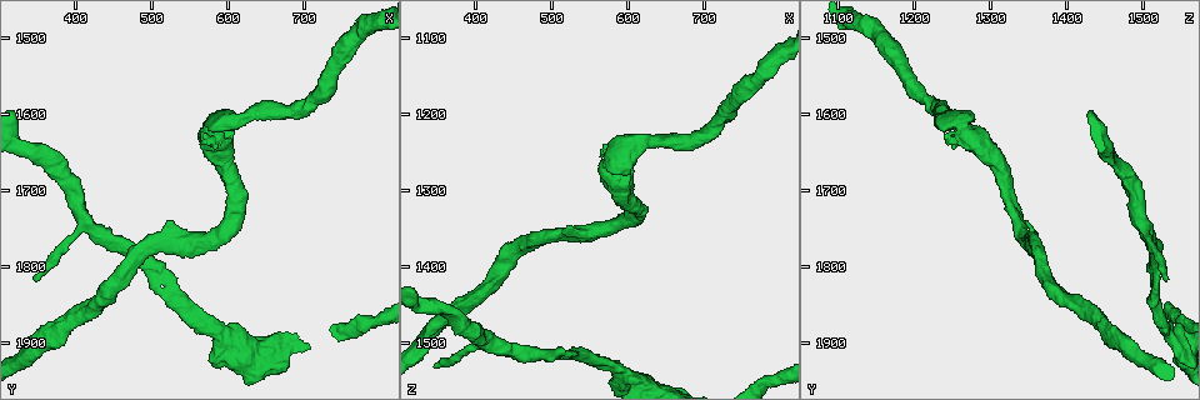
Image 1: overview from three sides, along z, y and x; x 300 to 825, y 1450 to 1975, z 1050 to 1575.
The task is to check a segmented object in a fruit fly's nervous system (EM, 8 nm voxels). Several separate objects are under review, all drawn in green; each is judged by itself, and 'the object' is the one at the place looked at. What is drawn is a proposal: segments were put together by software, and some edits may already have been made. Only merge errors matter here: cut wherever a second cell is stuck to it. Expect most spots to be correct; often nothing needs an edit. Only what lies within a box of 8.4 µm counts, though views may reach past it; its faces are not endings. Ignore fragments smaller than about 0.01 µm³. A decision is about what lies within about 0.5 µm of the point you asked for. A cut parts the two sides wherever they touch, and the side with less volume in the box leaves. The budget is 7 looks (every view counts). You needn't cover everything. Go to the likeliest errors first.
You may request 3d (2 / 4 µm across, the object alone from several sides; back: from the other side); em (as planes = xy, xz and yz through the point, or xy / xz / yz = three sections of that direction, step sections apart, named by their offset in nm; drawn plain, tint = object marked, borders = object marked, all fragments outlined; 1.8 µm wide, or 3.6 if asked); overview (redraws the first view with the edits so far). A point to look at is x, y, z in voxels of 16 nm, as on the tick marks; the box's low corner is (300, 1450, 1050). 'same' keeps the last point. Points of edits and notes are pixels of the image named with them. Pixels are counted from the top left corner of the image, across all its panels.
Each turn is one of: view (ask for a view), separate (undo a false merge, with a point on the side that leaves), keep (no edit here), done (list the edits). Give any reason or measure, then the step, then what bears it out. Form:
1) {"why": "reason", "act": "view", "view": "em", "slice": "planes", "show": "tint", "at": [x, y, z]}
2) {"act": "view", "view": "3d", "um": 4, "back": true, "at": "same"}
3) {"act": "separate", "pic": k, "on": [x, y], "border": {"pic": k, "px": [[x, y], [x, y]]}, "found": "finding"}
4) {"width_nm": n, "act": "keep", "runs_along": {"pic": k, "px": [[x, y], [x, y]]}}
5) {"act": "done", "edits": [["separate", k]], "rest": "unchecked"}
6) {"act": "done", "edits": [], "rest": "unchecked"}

{"why": "calibre changes", "act": "view", "view": "3d", "um": 4, "at": [600, 1900, 1545]}

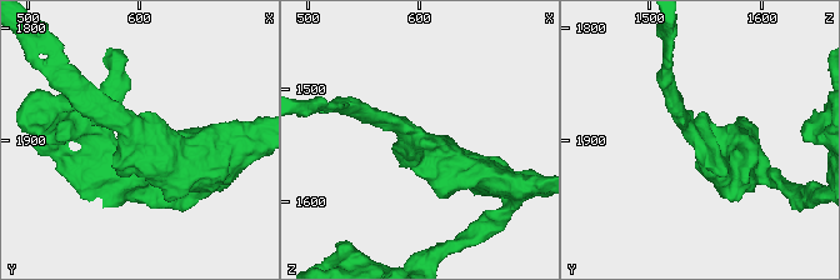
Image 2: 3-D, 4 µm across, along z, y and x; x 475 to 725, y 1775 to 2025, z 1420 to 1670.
{"act": "view", "view": "em", "slice": "planes", "show": "tint", "at": [600, 1896, 1546]}

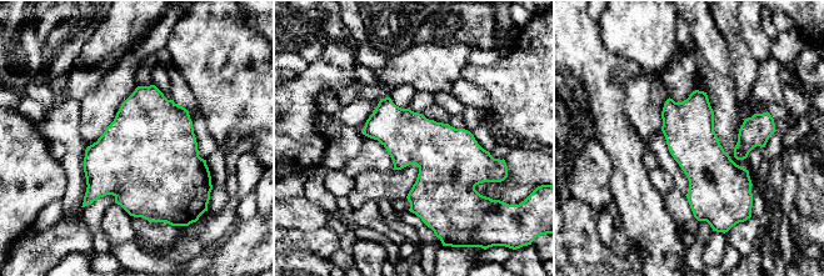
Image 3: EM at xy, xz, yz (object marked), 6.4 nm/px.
{"act": "keep", "found": "continuous, no second cell"}

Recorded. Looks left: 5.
{"why": "sharp bend", "act": "view", "view": "3d", "um": 2, "at": [410, 1745, 1500]}

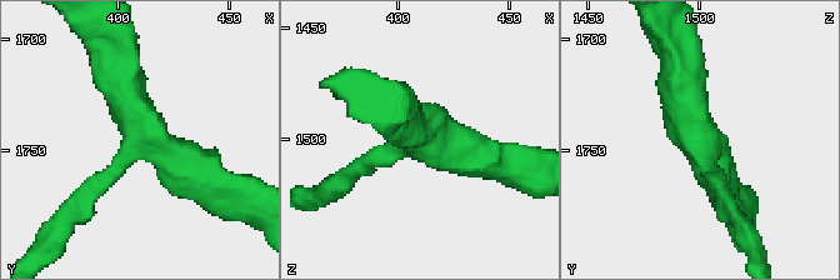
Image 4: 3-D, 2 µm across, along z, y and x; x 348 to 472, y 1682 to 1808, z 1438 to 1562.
{"why": "need the tissue", "act": "view", "view": "em", "slice": "planes", "show": "borders", "at": [412, 1742, 1500]}

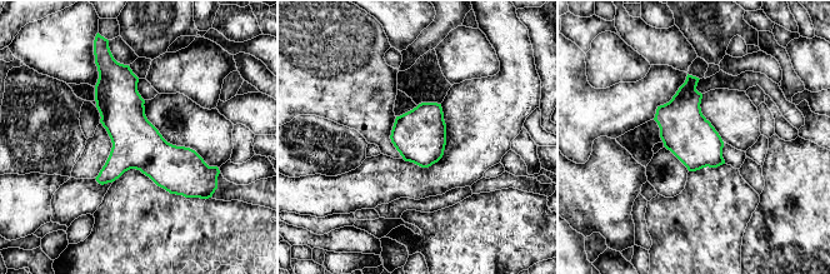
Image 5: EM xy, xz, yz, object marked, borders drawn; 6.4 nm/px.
{"arms": 3, "act": "keep", "found": "one cell here"}

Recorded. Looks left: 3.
{"act": "view", "view": "em", "slice": "planes", "show": "tint", "at": [555, 1770, 1355]}

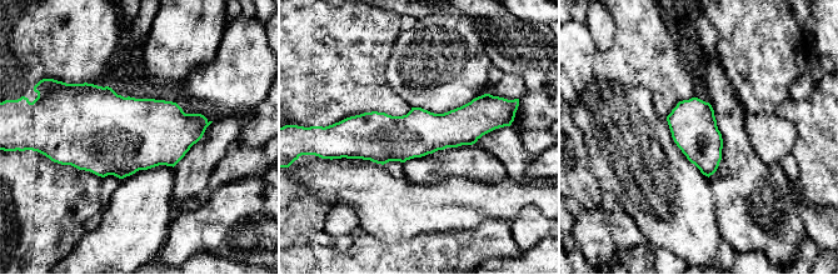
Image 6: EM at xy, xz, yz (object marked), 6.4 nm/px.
{"act": "keep", "runs_along": {"pic": 6, "px": [[493, 121], [449, 130], [344, 129]]}, "found": "all the same cell"}

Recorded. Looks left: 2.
{"act": "done", "edits": [], "rest": "unchecked"}

